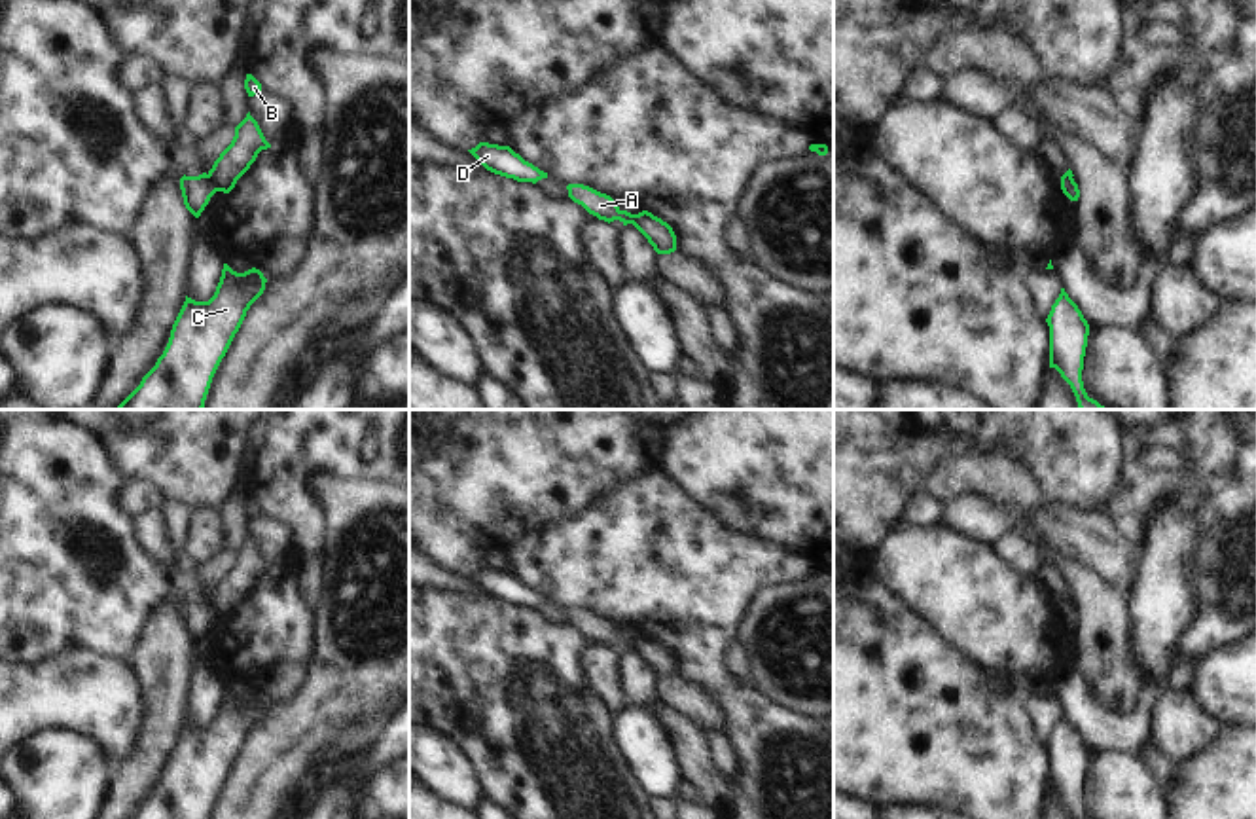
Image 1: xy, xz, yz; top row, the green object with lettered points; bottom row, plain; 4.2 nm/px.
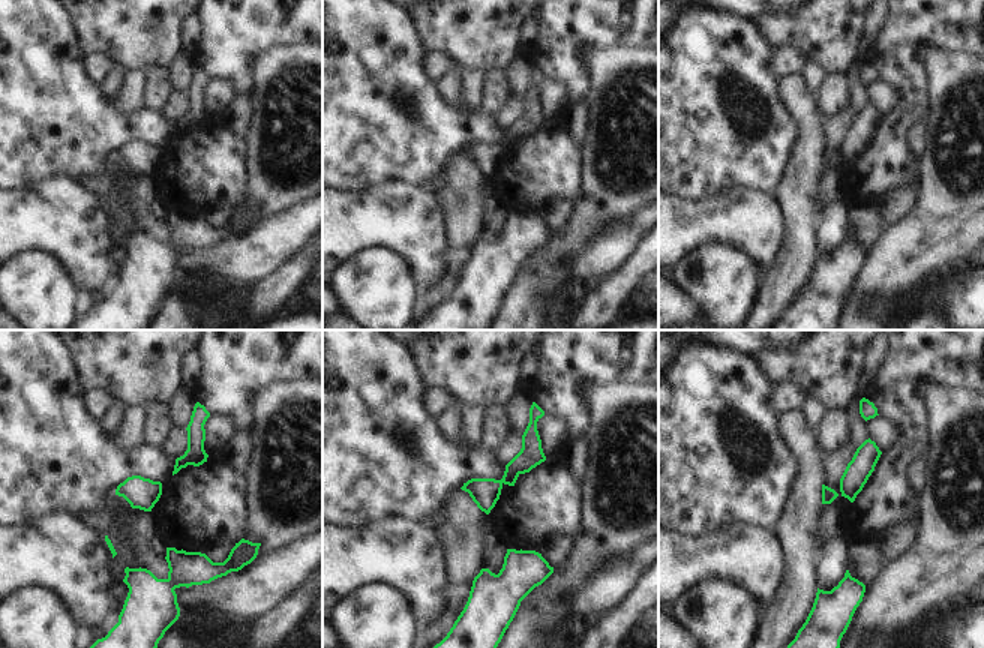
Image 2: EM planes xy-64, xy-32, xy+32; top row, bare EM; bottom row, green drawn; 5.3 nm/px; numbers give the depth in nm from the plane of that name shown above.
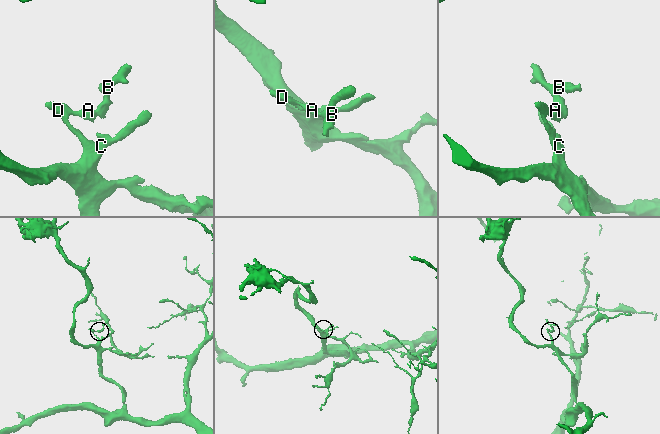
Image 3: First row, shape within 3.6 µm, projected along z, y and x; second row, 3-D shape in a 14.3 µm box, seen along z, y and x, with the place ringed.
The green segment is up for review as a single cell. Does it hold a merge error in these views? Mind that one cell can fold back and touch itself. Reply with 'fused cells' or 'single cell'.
fused cells

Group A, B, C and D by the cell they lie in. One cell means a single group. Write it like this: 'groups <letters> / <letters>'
groups A C D / B

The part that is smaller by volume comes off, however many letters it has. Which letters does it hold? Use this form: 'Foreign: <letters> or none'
Foreign: B

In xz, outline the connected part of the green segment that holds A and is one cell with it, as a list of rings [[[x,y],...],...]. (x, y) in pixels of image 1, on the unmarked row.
[[[568,609],[568,622],[582,629],[589,639],[604,646],[619,645],[623,650],[633,648],[635,639],[621,635],[616,626],[583,609]]]

